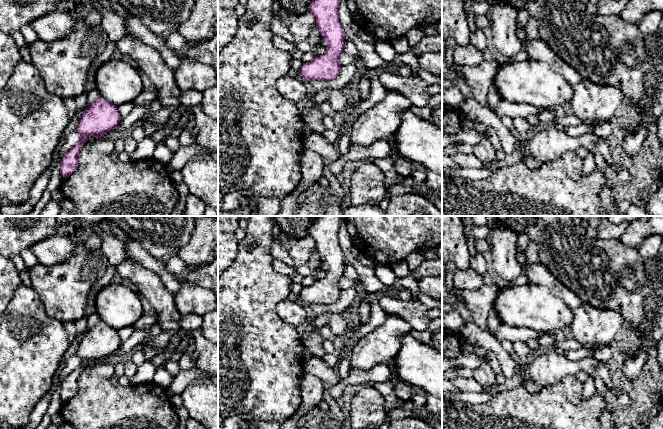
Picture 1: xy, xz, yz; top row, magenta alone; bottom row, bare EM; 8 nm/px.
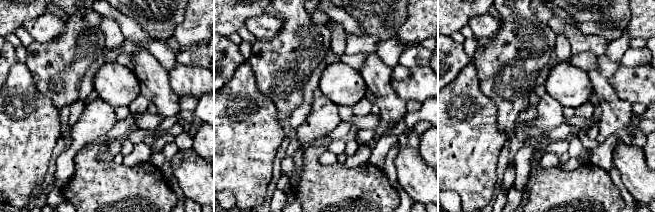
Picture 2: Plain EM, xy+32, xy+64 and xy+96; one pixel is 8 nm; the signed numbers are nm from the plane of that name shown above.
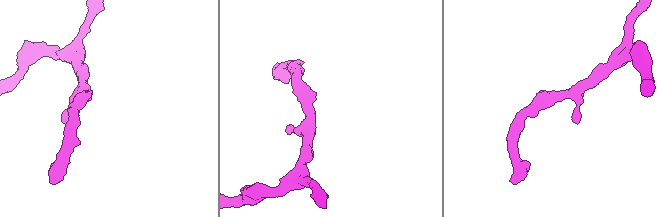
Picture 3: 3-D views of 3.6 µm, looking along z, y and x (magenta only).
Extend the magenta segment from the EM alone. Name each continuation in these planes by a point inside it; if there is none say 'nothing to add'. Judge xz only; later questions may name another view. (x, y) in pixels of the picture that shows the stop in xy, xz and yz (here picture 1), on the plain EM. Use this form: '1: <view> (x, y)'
nothing to add

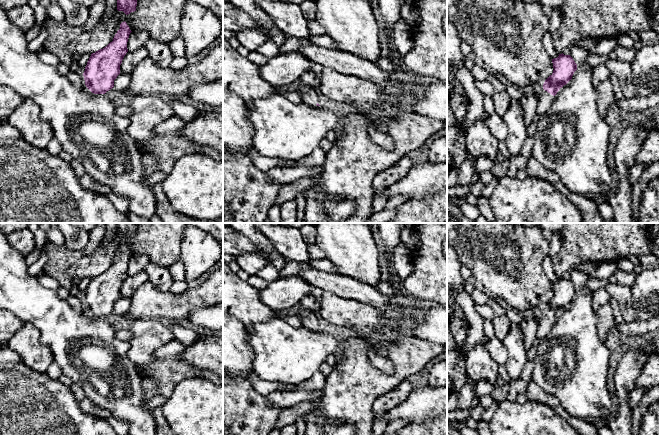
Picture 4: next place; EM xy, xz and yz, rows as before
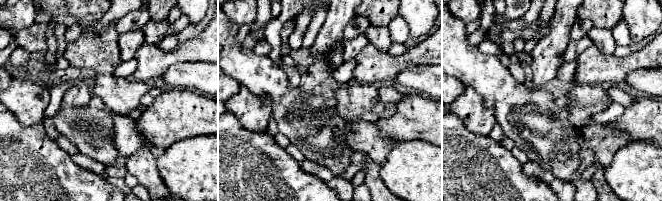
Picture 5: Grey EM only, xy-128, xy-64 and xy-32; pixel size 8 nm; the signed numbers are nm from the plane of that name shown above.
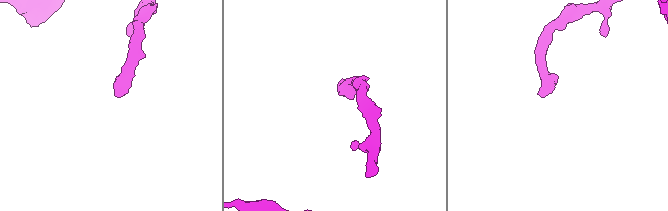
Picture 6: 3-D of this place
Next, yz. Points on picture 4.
1: yz (544, 323)

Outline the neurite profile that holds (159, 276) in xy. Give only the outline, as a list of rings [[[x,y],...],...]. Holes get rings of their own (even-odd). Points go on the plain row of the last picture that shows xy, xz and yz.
[[[150,262],[146,265],[144,271],[148,275],[148,281],[159,291],[169,291],[174,281],[169,268]]]

